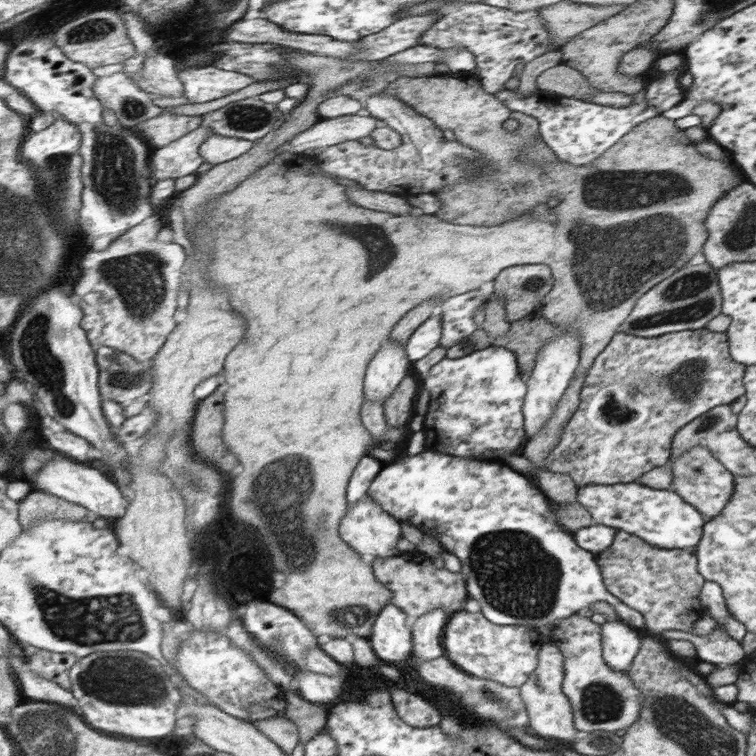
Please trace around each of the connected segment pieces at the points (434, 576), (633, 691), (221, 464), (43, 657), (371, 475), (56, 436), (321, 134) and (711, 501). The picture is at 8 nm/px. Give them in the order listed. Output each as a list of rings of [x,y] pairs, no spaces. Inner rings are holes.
[[[420,550],[409,552],[398,552],[398,556],[390,556],[390,558],[374,558],[374,572],[378,581],[381,581],[390,592],[392,592],[392,602],[401,608],[406,614],[406,626],[413,629],[412,626],[422,614],[432,612],[432,610],[446,610],[446,612],[458,612],[462,610],[462,604],[466,602],[468,594],[466,594],[466,585],[462,580],[462,574],[458,572],[451,572],[446,568],[436,568],[431,560],[430,555],[426,555]]]
[[[574,614],[552,628],[550,642],[554,643],[564,658],[562,692],[570,702],[573,722],[578,731],[614,733],[634,724],[640,716],[642,692],[633,686],[627,672],[615,672],[605,664],[601,625],[588,617]]]
[[[224,387],[218,390],[210,398],[202,401],[198,409],[198,418],[192,429],[192,442],[198,450],[198,456],[202,462],[218,466],[220,472],[228,474],[236,470],[240,464],[232,454],[226,450],[226,442],[222,441],[222,431],[225,426]]]
[[[42,650],[38,656],[28,658],[28,662],[36,664],[34,672],[62,684],[63,688],[68,688],[70,691],[72,691],[70,672],[78,660],[81,660],[78,656],[56,654],[50,650]]]
[[[370,454],[364,455],[348,482],[348,506],[354,506],[362,496],[366,496],[370,483],[376,478],[376,475],[382,470],[384,464],[378,459],[370,456]]]
[[[46,417],[41,425],[42,436],[51,444],[53,450],[70,456],[82,463],[96,464],[90,459],[90,450],[92,443],[86,438],[80,437],[78,434],[50,421]]]
[[[358,114],[339,116],[332,119],[321,119],[310,128],[294,135],[290,141],[278,147],[277,153],[281,158],[286,156],[304,155],[306,150],[316,150],[318,156],[328,146],[343,142],[357,142],[359,138],[370,136],[378,126],[385,123],[372,116]]]
[[[702,446],[690,448],[684,456],[676,460],[670,458],[668,467],[672,467],[674,474],[672,490],[703,513],[705,521],[712,520],[716,515],[721,514],[726,508],[726,503],[733,498],[736,488],[735,476],[717,457],[713,456],[708,448]]]

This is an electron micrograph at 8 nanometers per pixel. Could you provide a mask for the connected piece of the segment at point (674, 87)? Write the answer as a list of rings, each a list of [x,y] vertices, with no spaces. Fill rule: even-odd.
[[[672,70],[651,82],[646,87],[648,106],[656,106],[661,112],[670,110],[684,99],[685,89],[681,86],[679,78],[686,72],[684,70]]]

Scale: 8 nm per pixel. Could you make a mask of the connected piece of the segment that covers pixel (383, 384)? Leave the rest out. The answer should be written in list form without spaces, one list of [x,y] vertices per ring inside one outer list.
[[[386,342],[386,348],[378,352],[374,364],[370,364],[370,372],[366,372],[366,402],[384,403],[397,390],[411,364],[405,344],[394,346]]]

